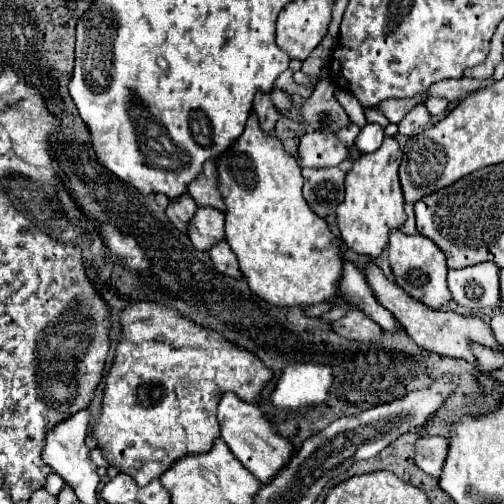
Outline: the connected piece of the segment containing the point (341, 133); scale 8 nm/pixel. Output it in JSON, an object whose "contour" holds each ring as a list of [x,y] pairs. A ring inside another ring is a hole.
{"contour":[[[346,126],[346,128],[338,130],[338,138],[340,138],[346,146],[354,146],[358,134],[360,134],[360,128],[358,128],[358,126]]]}

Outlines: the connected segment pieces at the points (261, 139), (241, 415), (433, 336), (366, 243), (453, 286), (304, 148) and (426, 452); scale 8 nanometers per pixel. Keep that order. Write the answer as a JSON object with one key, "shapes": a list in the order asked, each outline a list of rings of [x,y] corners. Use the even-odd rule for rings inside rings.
{"shapes":[[[[250,112],[246,127],[242,136],[236,138],[236,142],[218,158],[218,188],[222,192],[222,198],[224,198],[224,204],[226,204],[226,242],[230,244],[232,252],[236,254],[238,258],[238,264],[240,264],[240,270],[248,282],[248,286],[264,300],[268,300],[270,304],[284,304],[284,306],[312,306],[312,304],[320,304],[320,302],[336,302],[340,304],[338,296],[336,296],[336,288],[338,288],[338,278],[340,278],[340,272],[342,272],[342,252],[334,252],[334,246],[332,246],[332,240],[334,240],[334,234],[328,230],[328,224],[326,220],[318,218],[306,204],[304,196],[302,196],[302,174],[300,174],[300,166],[296,162],[296,158],[292,158],[284,146],[282,146],[282,140],[276,136],[276,132],[264,132],[260,128],[260,122],[256,120],[256,112]]],[[[224,392],[218,398],[218,422],[222,430],[222,440],[228,444],[232,454],[242,462],[242,466],[254,474],[262,484],[272,480],[276,474],[276,468],[292,456],[292,446],[280,438],[274,430],[274,426],[264,418],[262,410],[256,404],[250,404],[246,400],[240,400],[234,392]]],[[[368,262],[364,266],[364,276],[366,276],[366,282],[368,286],[372,288],[376,300],[394,314],[394,318],[404,326],[406,334],[418,344],[422,346],[424,350],[430,350],[430,352],[436,352],[436,354],[442,354],[442,356],[452,356],[452,358],[464,358],[468,360],[470,364],[476,366],[476,358],[468,346],[468,340],[476,340],[484,346],[490,346],[490,348],[502,348],[496,340],[494,340],[494,334],[490,330],[488,324],[484,324],[480,318],[466,318],[466,316],[460,316],[456,312],[444,312],[444,310],[432,310],[428,308],[426,304],[420,304],[418,300],[412,300],[404,290],[400,290],[400,286],[392,280],[388,280],[384,276],[384,272]]],[[[386,136],[382,146],[372,154],[360,154],[346,174],[346,198],[336,210],[336,222],[342,240],[348,248],[366,256],[380,256],[388,244],[388,232],[402,226],[406,220],[404,198],[398,180],[398,166],[402,160],[402,150],[392,136]]],[[[480,262],[460,270],[448,270],[448,288],[452,292],[454,302],[466,308],[496,308],[500,300],[500,268],[496,264]]],[[[310,132],[304,134],[300,138],[300,150],[298,150],[298,158],[300,158],[300,166],[338,166],[346,156],[348,156],[348,148],[344,144],[340,144],[340,140],[336,136],[326,138],[320,132]]],[[[422,436],[416,444],[416,464],[426,474],[438,478],[448,456],[448,440],[442,436]]]]}

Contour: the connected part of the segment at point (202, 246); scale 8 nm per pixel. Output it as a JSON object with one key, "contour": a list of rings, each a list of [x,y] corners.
{"contour":[[[198,208],[188,222],[188,238],[194,248],[206,252],[212,244],[224,238],[224,214],[216,208]]]}

